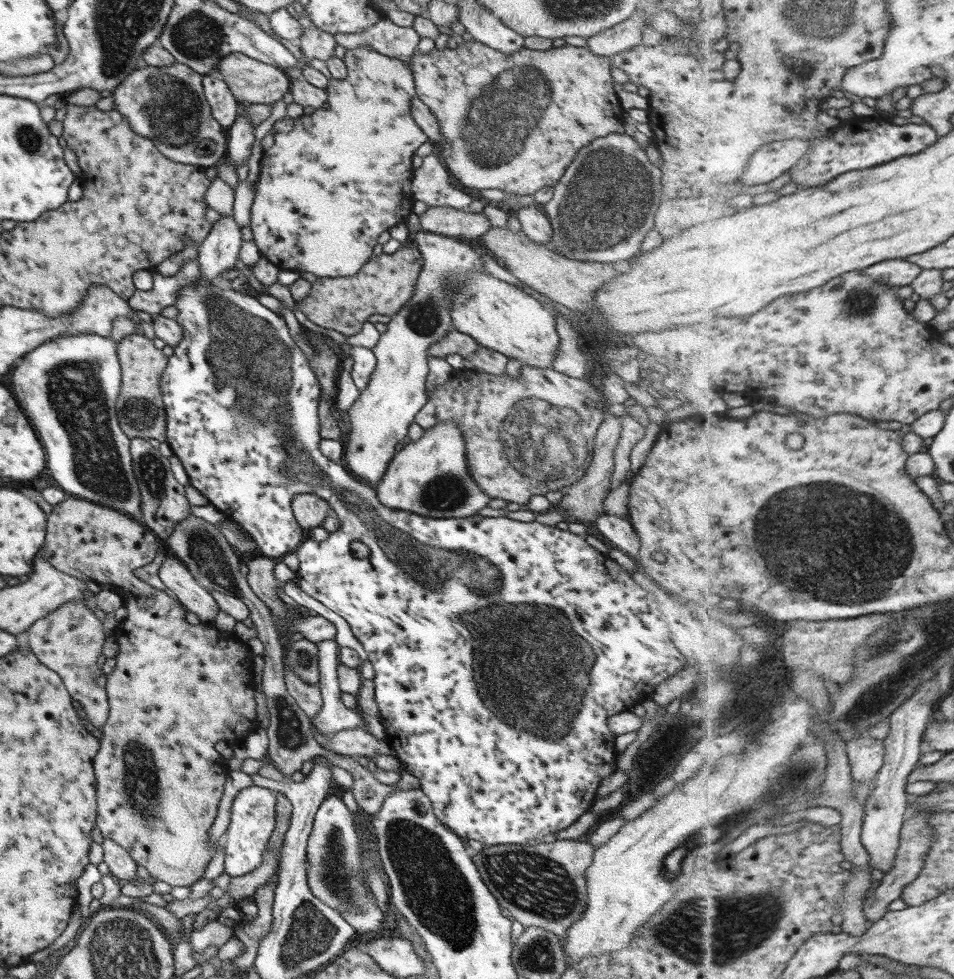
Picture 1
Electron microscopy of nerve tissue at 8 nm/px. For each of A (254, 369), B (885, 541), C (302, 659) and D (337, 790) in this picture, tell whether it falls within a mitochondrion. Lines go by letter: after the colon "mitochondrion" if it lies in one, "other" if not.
A: mitochondrion
B: mitochondrion
C: mitochondrion
D: other

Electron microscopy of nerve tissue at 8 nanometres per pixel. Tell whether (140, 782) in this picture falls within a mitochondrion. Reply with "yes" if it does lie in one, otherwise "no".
yes

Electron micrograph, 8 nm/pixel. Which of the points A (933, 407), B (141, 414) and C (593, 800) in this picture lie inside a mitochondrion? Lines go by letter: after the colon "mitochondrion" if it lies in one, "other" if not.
A: other
B: mitochondrion
C: other

